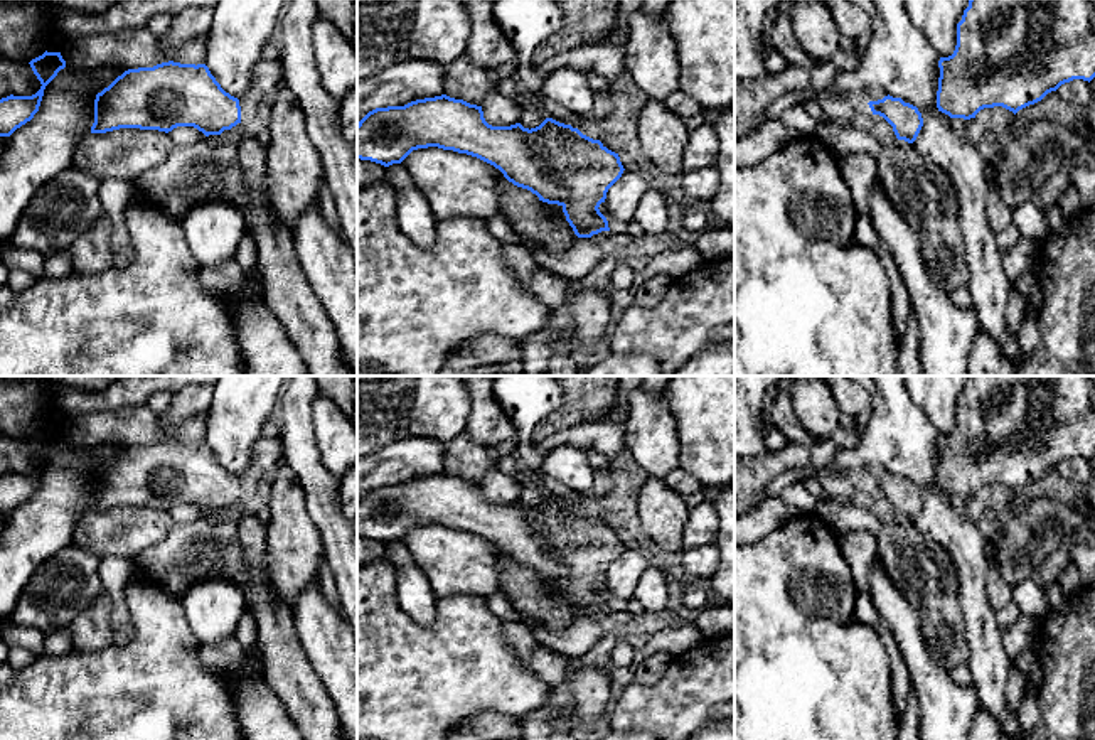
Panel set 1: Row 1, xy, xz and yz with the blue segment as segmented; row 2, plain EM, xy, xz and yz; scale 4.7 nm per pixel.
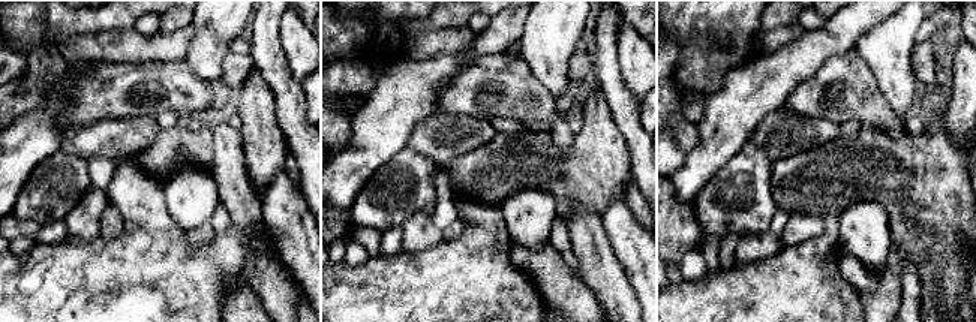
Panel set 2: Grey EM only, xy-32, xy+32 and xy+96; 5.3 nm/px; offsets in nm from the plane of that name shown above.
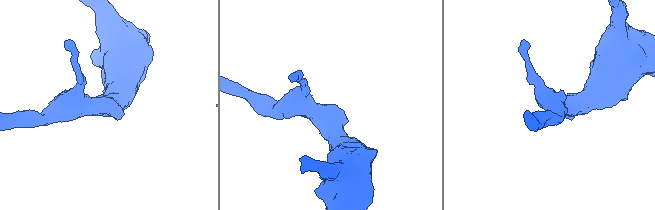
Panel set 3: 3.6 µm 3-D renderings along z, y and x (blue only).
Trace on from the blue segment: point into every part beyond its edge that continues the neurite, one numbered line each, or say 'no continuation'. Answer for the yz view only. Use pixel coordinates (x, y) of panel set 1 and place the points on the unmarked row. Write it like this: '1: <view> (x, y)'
1: yz (902, 525)

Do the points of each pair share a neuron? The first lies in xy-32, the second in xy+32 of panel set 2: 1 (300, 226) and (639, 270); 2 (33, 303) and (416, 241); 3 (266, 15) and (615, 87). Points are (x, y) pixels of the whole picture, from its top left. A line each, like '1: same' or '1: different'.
1: same
2: different
3: same

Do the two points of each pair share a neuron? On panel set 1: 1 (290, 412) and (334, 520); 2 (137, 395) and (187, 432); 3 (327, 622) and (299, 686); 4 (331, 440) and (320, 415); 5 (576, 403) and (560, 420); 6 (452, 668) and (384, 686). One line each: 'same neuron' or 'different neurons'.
1: same neuron
2: different neurons
3: different neurons
4: same neuron
5: same neuron
6: same neuron

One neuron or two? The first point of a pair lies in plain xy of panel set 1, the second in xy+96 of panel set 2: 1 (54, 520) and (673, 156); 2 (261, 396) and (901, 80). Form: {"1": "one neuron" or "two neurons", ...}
{"1": "two neurons", "2": "one neuron"}

